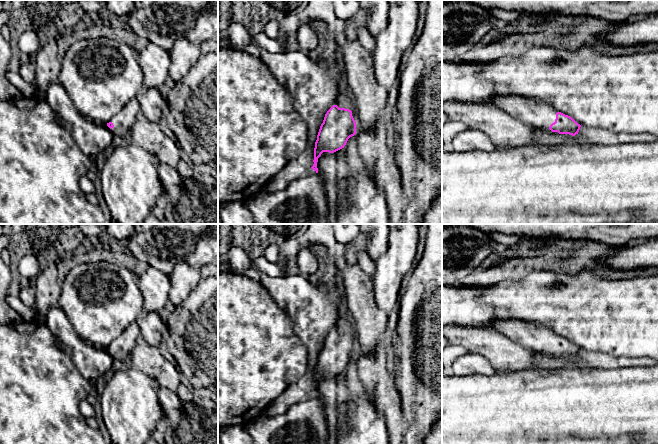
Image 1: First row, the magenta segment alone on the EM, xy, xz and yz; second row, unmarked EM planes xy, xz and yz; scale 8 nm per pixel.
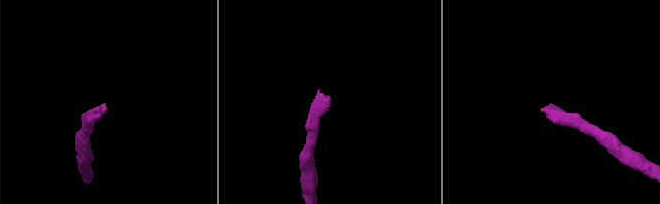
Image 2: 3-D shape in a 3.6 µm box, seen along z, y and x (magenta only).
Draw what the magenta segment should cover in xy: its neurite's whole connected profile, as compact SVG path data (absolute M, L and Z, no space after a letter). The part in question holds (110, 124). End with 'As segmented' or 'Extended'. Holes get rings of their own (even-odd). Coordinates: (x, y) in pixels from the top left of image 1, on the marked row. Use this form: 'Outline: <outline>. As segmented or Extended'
Outline: M137 97L133 98L111 118L106 127L116 139L127 139L140 112L141 106L139 99Z. Extended

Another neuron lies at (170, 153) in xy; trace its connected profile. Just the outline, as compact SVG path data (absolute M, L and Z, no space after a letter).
M165 137L155 158L157 163L166 164L172 168L176 168L181 160L181 155L181 147L169 137Z

